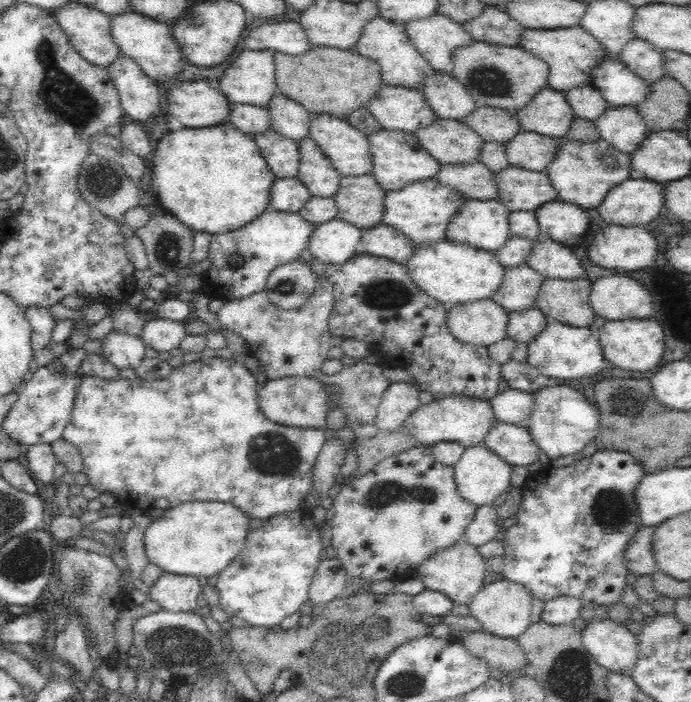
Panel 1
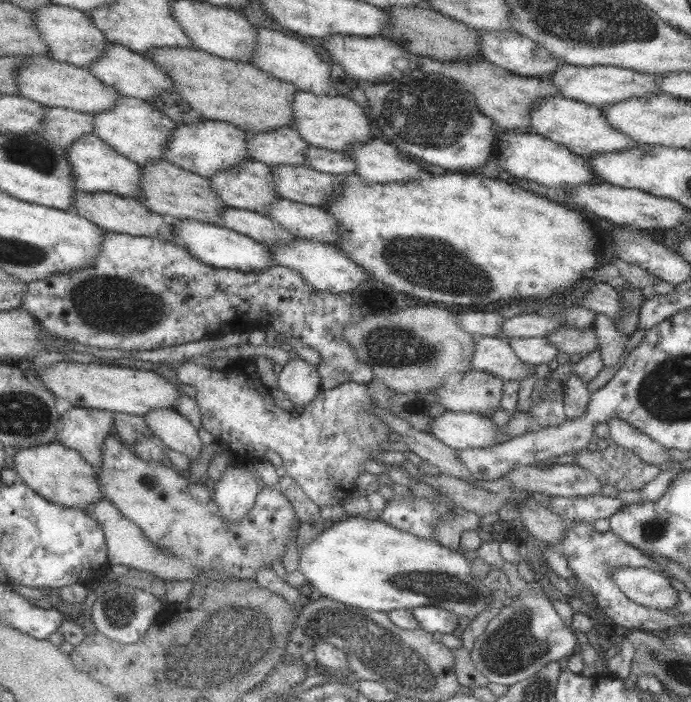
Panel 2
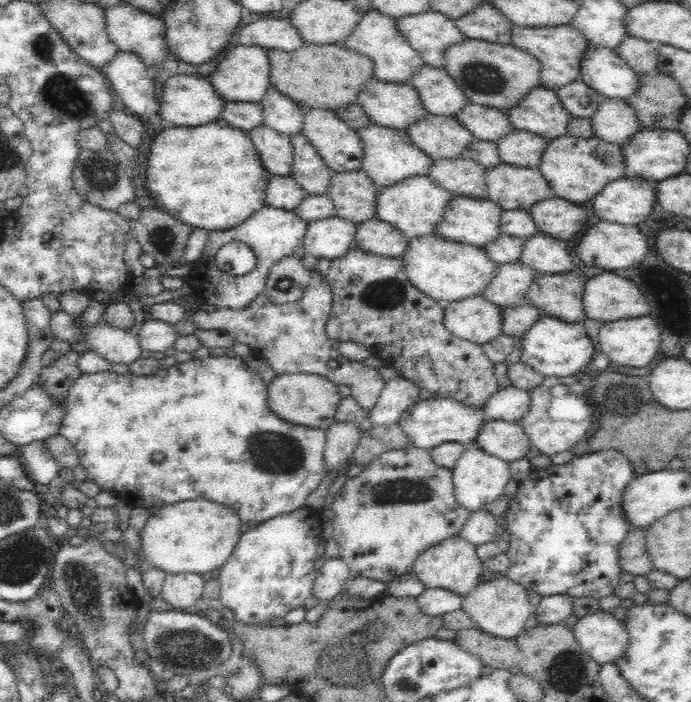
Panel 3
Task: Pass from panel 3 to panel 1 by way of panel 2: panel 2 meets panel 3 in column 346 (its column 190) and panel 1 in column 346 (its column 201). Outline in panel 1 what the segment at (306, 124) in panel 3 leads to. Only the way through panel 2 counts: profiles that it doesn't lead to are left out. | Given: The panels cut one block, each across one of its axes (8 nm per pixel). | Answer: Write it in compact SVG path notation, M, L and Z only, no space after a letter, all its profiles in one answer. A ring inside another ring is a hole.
M312 114L310 140L314 140L320 146L320 150L328 156L332 166L342 176L364 176L364 174L372 176L374 164L372 164L372 150L370 150L368 136L364 132L360 132L358 128L354 128L348 120L330 116L330 114Z

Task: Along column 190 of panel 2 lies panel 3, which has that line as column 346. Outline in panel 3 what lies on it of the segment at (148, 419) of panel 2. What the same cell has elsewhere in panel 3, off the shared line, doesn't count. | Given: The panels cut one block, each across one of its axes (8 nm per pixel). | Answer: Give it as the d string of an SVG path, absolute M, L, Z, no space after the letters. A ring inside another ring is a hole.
M334 422L332 426L328 426L328 440L326 440L326 448L324 448L324 464L326 464L326 474L334 468L338 468L344 460L348 460L358 442L362 440L362 432L358 430L358 426L354 422L348 424L338 424Z

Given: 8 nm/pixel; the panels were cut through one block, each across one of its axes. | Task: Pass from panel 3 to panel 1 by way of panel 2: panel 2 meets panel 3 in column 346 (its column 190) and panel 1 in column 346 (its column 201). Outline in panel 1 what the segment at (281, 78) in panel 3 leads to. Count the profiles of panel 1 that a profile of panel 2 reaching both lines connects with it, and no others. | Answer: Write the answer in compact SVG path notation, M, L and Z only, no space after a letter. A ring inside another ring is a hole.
M312 48L306 54L300 56L288 56L288 54L274 54L276 60L276 84L278 88L292 100L300 102L310 114L330 114L344 118L350 112L356 112L358 108L368 108L368 104L378 96L382 88L382 68L378 62L368 60L354 50L338 50L338 48Z

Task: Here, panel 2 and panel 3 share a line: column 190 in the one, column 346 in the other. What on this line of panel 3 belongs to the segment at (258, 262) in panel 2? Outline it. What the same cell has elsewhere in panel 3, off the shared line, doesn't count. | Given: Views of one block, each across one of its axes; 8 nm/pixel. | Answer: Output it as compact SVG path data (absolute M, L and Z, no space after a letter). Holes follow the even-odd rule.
M328 216L308 224L302 248L318 260L340 260L356 242L356 222L340 216Z

